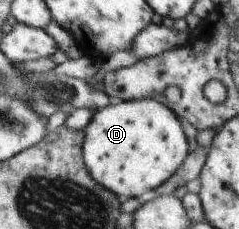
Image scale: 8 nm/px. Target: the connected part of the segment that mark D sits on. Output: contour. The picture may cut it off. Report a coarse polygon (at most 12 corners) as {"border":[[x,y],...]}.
{"border":[[117,101],[84,129],[88,172],[143,199],[189,153],[176,113]]}

